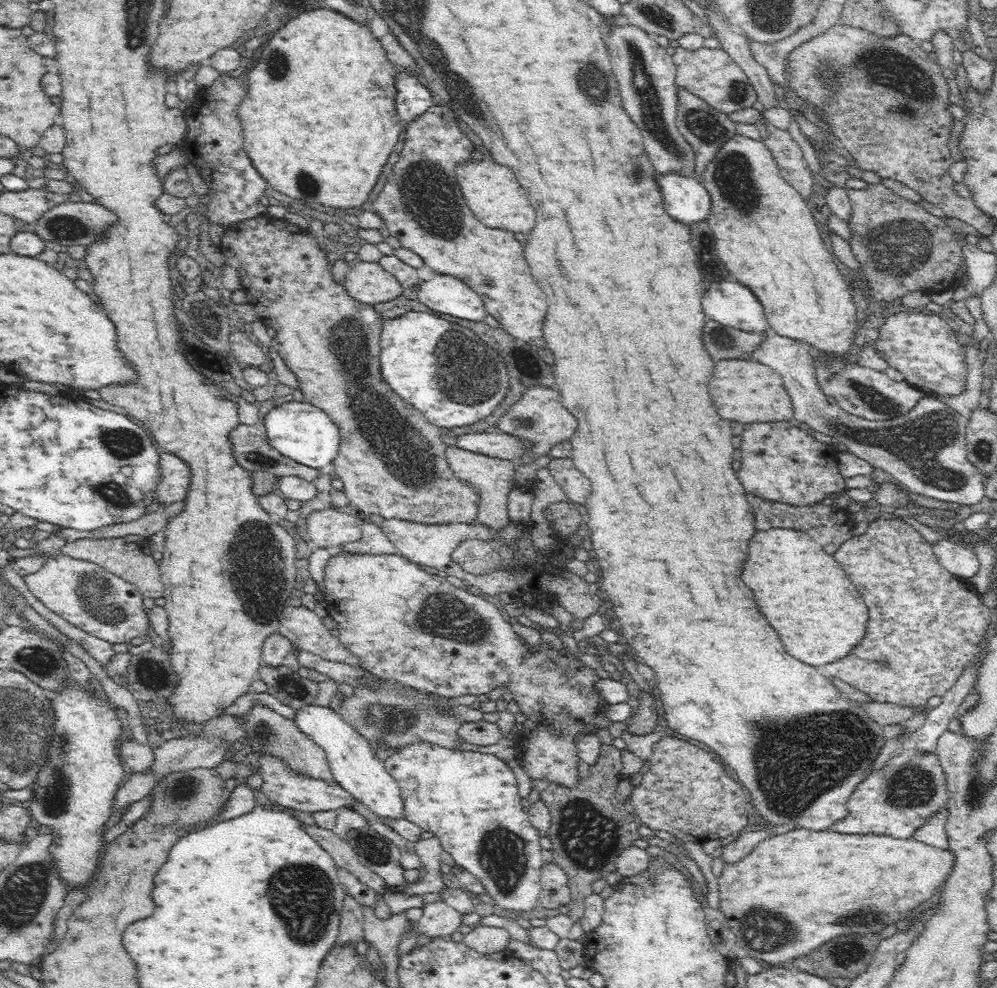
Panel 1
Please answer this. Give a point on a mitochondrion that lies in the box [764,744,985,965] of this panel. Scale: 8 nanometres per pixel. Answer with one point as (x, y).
(910, 786)

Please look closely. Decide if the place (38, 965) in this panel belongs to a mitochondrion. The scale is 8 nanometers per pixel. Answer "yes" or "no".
no

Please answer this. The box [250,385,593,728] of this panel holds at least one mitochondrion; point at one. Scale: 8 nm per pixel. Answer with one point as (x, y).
(457, 624)

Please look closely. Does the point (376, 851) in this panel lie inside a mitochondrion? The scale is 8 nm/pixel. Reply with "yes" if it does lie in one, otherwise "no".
yes

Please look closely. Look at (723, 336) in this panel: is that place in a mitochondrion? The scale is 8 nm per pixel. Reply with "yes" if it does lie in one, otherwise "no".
yes

